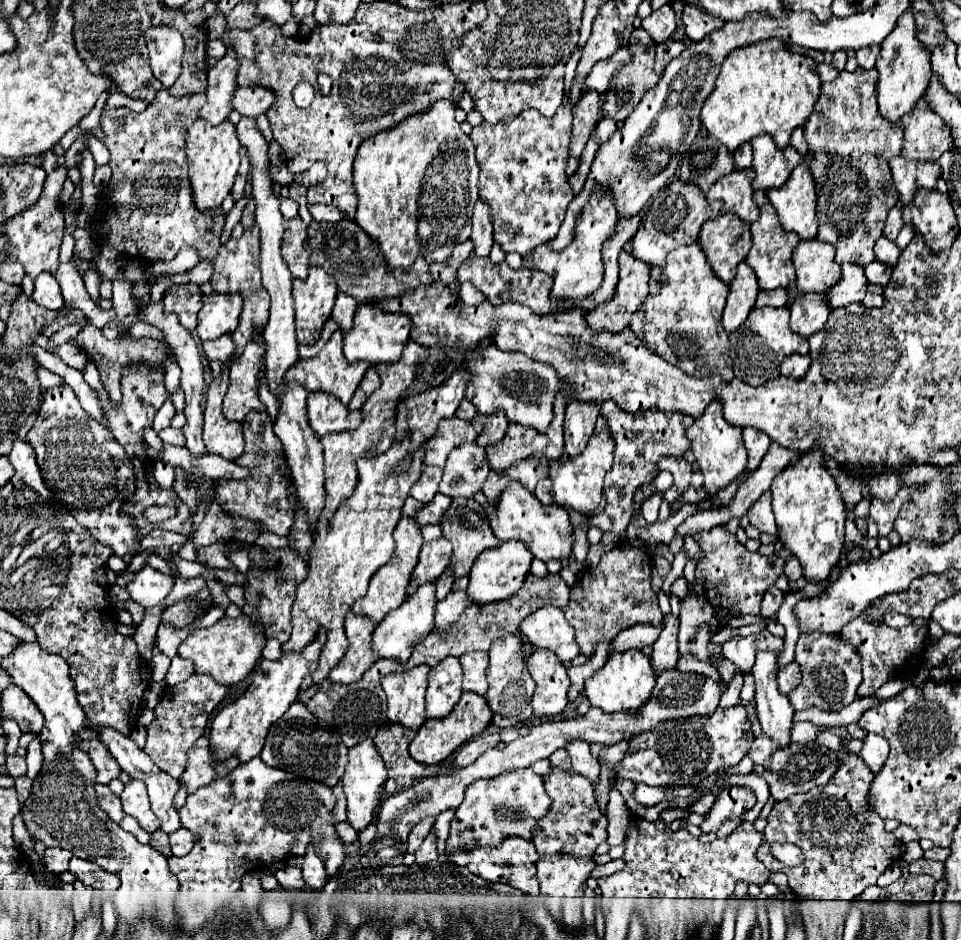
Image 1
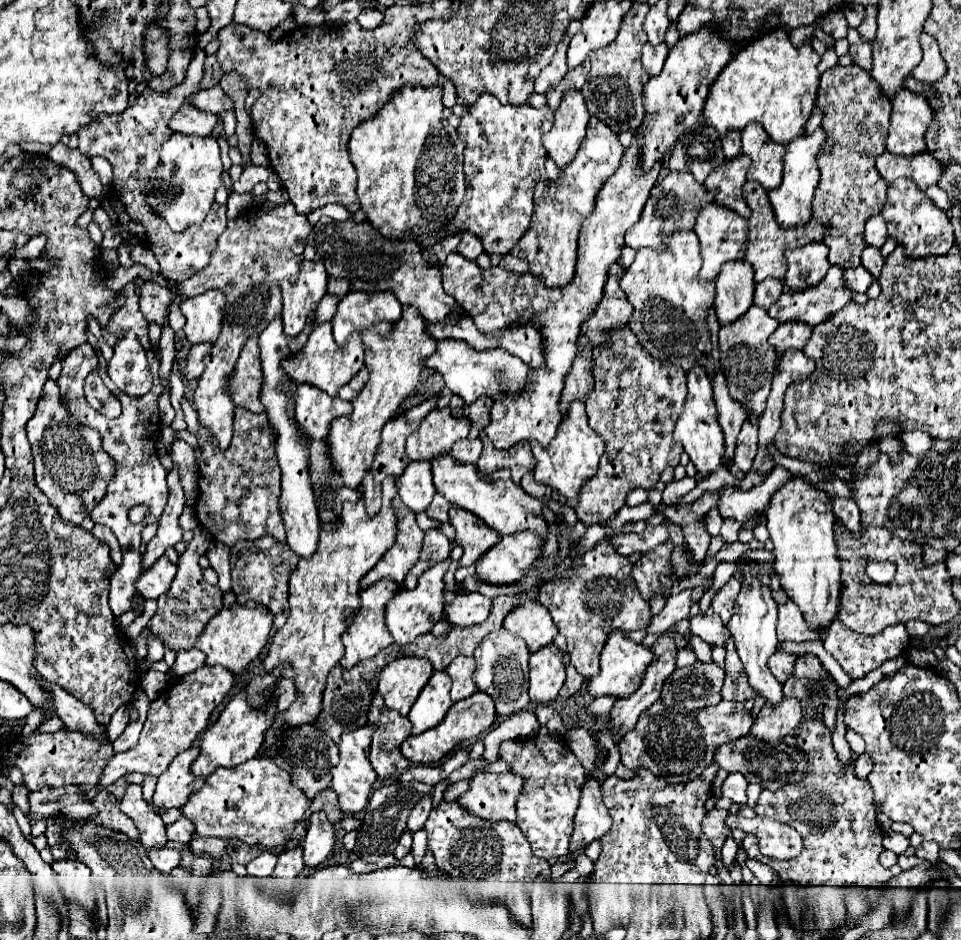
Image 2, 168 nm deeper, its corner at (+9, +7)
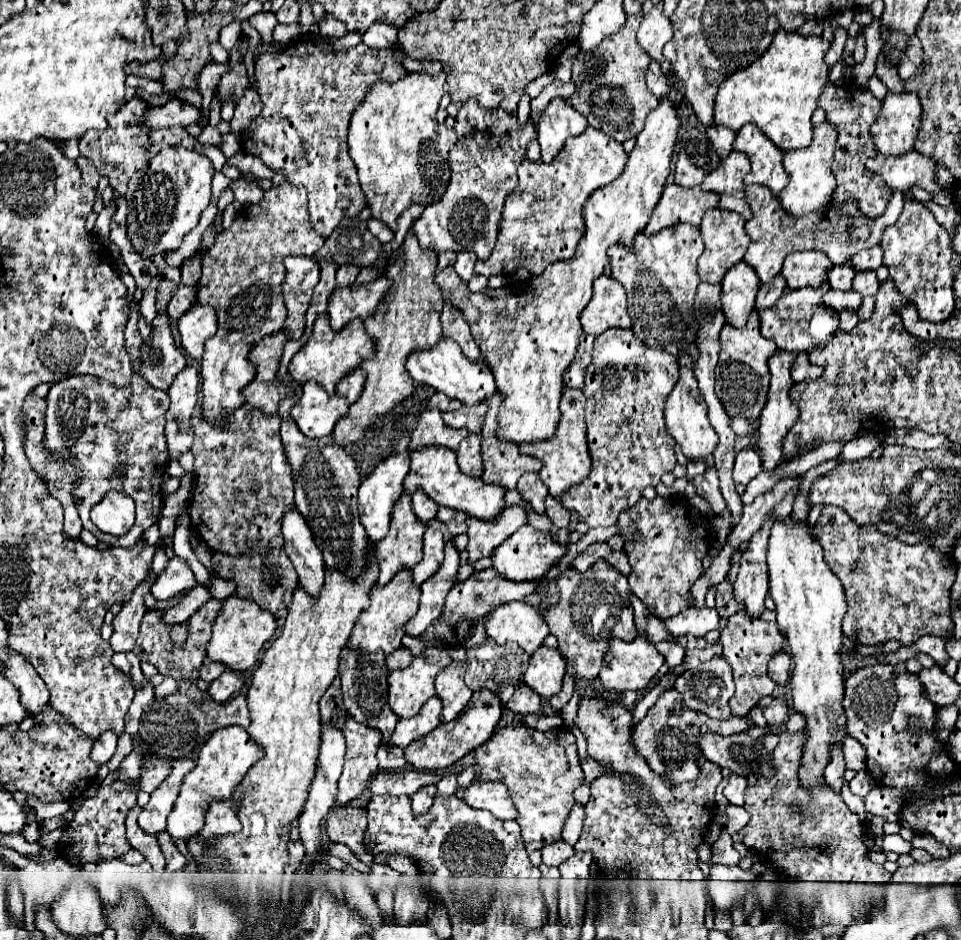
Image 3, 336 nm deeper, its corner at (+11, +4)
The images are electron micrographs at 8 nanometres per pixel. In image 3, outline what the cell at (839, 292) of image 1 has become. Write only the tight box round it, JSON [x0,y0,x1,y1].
[760,282,840,353]

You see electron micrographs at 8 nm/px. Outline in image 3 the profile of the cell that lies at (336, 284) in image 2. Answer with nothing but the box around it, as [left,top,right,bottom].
[336,267,360,287]

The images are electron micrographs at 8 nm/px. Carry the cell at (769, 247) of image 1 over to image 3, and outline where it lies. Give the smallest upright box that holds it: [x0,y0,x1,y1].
[744,185,904,283]

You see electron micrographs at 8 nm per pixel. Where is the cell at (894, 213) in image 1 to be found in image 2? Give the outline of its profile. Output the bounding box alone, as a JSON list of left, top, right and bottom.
[864,214,888,248]

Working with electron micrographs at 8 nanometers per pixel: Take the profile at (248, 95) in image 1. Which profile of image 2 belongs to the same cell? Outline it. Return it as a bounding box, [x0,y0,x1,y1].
[186,86,234,114]

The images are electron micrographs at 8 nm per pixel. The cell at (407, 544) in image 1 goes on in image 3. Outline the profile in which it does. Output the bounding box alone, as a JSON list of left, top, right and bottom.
[376,493,424,587]

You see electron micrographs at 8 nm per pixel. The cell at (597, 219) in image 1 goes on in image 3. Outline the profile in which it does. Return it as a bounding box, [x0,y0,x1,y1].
[474,127,628,277]

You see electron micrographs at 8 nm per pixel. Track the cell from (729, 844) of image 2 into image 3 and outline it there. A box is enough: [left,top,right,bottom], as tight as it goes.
[726,805,750,835]

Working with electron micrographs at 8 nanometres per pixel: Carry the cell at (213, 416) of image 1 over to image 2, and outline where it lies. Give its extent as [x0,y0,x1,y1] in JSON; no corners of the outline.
[180,202,312,450]

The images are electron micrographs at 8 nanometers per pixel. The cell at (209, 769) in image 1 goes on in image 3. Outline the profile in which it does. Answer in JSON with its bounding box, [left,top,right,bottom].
[138,759,196,835]

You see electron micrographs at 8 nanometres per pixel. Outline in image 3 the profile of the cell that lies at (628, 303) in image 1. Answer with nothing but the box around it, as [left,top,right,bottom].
[580,275,632,335]

